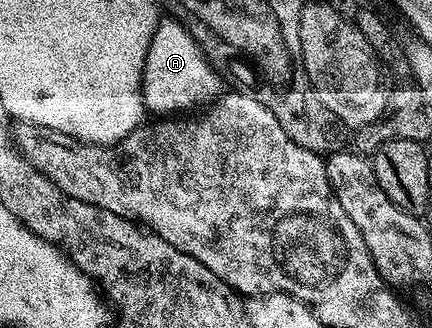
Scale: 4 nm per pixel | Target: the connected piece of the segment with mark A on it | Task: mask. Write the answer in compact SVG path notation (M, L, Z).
M158 20L141 76L141 95L145 99L146 110L153 115L177 115L182 111L196 110L193 109L196 105L204 106L222 92L221 84L222 78L210 65L184 24L180 20Z

